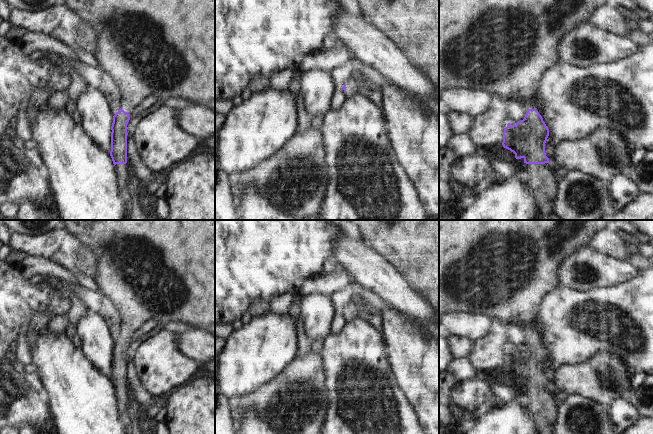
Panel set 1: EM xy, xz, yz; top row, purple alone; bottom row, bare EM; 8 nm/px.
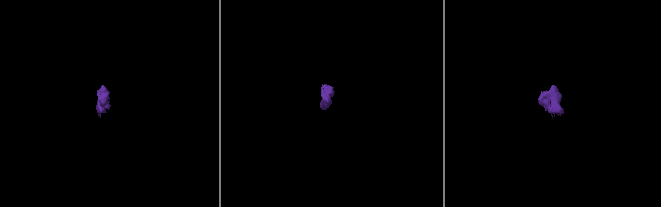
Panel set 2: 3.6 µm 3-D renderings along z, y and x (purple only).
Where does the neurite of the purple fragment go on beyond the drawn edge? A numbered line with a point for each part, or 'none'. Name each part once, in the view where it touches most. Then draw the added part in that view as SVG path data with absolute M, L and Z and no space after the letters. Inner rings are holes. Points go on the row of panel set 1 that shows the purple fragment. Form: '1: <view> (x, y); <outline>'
1: yz (502, 47); M439 0L439 101L442 92L450 88L472 88L490 96L503 97L507 103L518 99L526 109L536 109L537 93L542 74L559 63L557 46L561 38L577 25L590 21L593 12L608 0Z
2: yz (540, 178); M517 164L517 170L529 187L542 216L550 216L555 210L558 179L553 164Z

